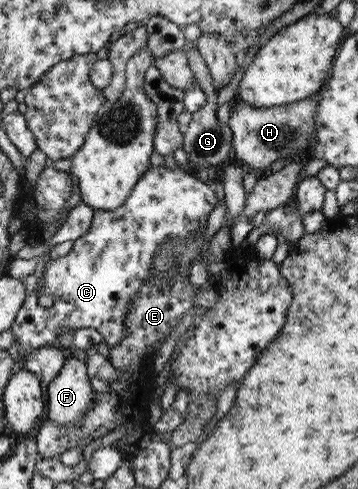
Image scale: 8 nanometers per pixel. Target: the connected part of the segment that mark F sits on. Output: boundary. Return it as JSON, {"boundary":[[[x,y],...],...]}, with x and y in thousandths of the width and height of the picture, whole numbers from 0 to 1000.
{"boundary":[[[212,726],[182,730],[170,761],[151,771],[131,791],[123,791],[128,810],[128,853],[170,871],[221,871],[237,840],[265,822],[268,802],[251,787],[243,765],[243,746]]]}

